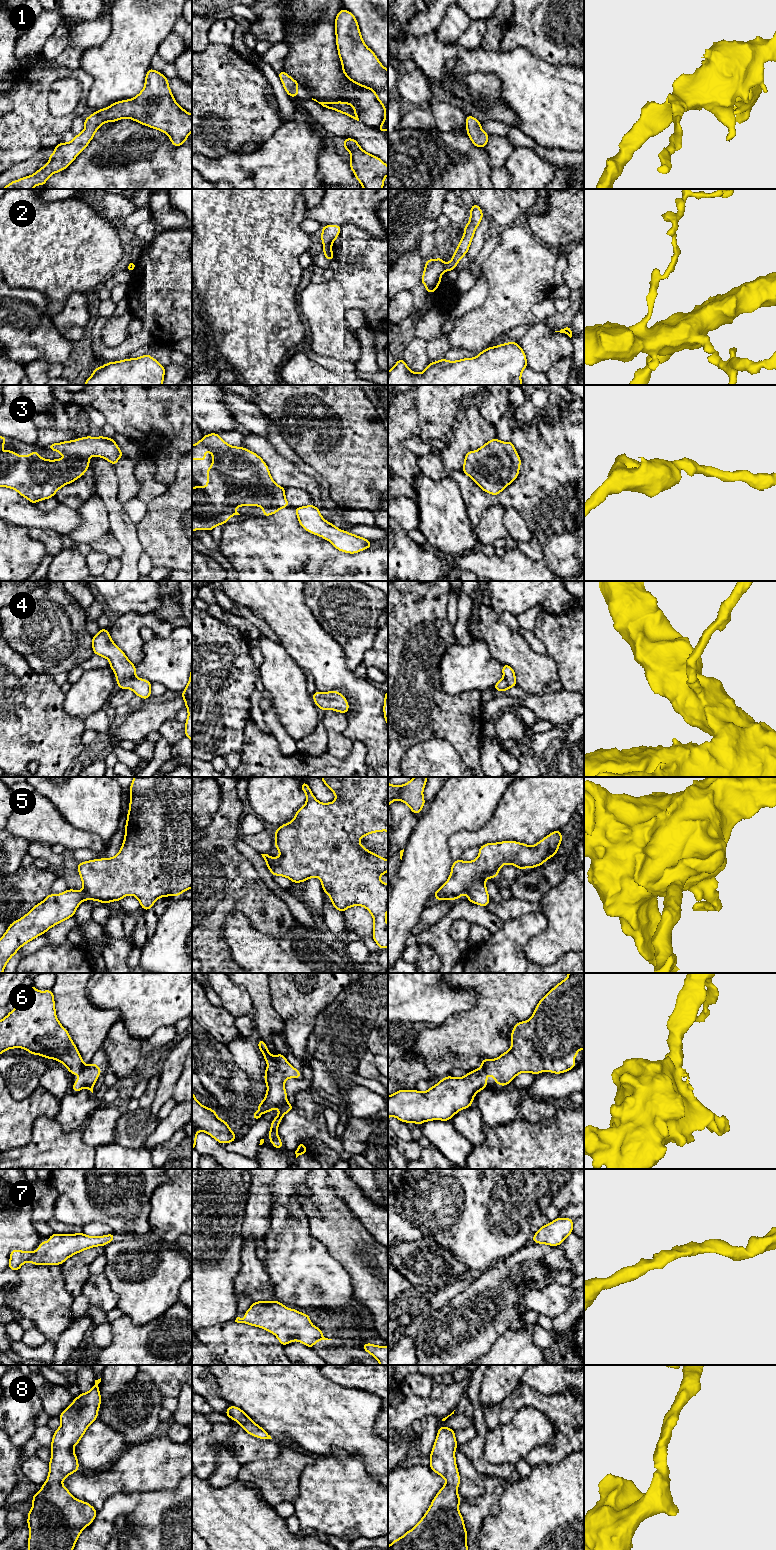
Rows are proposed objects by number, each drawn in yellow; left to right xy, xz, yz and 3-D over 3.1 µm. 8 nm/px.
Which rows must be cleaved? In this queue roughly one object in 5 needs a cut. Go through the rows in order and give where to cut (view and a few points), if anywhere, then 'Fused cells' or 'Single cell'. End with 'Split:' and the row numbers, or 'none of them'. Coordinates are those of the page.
1: No split. Single cell
2: Split along xz (324, 244), (331, 245). Fused cells
3: No split. Single cell
4: No split. Single cell
5: No split. Single cell
6: No split. Single cell
7: No split. Single cell
8: No split. Single cell
Split: 2

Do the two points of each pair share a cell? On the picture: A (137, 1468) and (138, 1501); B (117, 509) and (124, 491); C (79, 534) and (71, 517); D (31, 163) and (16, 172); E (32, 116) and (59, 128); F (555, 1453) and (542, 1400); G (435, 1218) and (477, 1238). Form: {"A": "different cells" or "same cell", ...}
{"A": "different cells", "B": "different cells", "C": "different cells", "D": "same cell", "E": "same cell", "F": "same cell", "G": "same cell"}

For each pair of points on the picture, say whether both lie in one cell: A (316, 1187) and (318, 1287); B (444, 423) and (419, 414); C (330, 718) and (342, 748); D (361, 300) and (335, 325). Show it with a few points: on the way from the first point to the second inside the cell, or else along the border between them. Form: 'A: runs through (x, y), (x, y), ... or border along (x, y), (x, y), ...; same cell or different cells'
A: border along (323, 1244), (325, 1249), (338, 1262); different cells
B: runs through (438, 421), (431, 414), (425, 414); same cell
C: runs through (335, 725), (337, 741); same cell
D: runs through (352, 300), (335, 316); same cell

